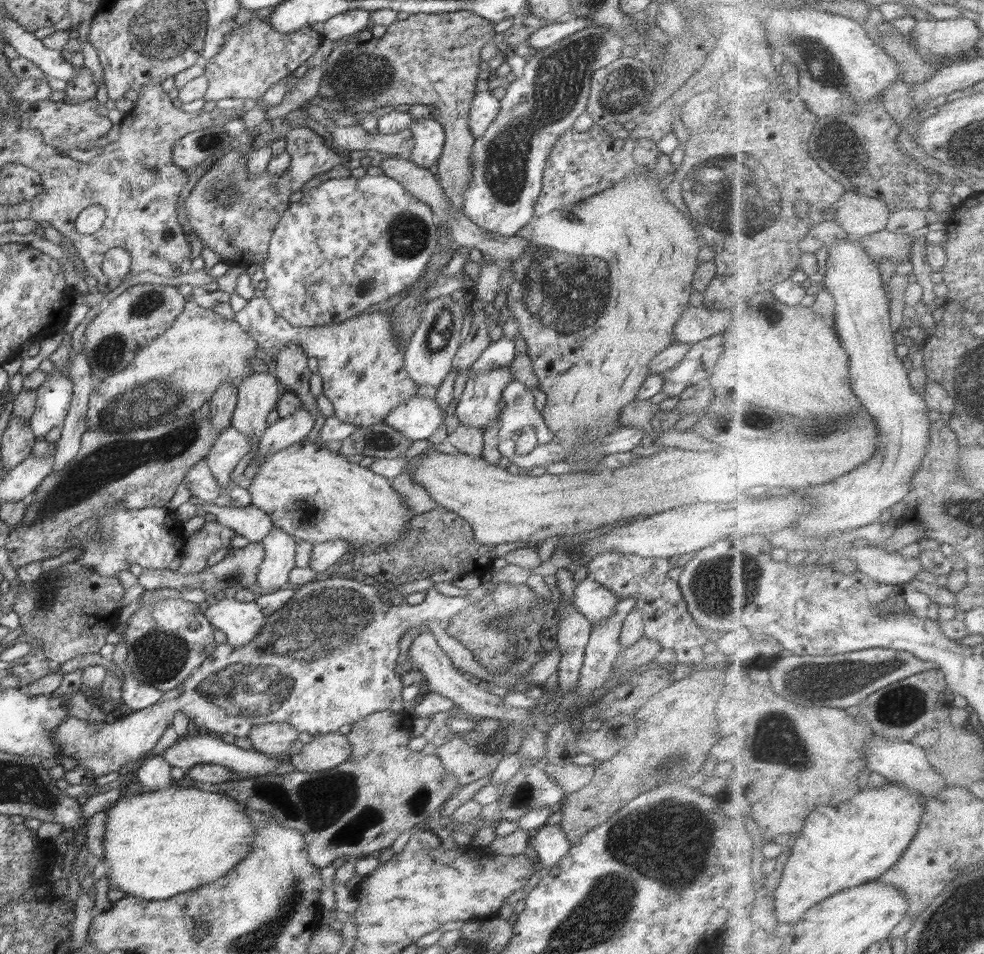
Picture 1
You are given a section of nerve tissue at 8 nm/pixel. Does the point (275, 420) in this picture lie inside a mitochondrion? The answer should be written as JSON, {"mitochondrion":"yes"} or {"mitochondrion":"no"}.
{"mitochondrion":"no"}

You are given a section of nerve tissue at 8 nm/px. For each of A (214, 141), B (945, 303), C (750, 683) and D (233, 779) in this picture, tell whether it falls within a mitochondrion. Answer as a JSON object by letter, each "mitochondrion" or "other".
{"A":"mitochondrion","B":"other","C":"other","D":"other"}

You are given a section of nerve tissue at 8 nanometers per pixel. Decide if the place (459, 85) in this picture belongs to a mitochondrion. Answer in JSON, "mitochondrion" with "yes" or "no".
{"mitochondrion":"no"}

